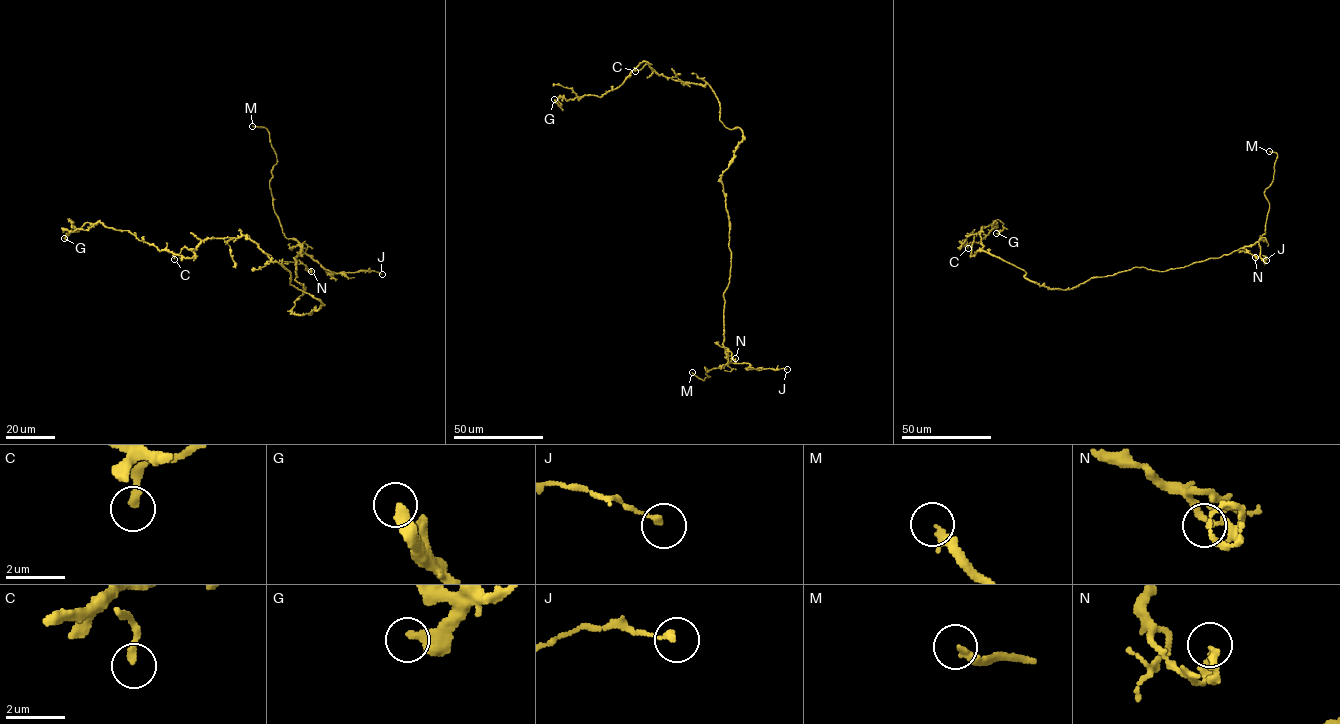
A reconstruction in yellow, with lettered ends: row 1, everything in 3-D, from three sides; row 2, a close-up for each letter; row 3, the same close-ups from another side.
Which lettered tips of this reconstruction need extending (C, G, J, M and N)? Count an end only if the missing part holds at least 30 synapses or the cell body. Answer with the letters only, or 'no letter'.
M

